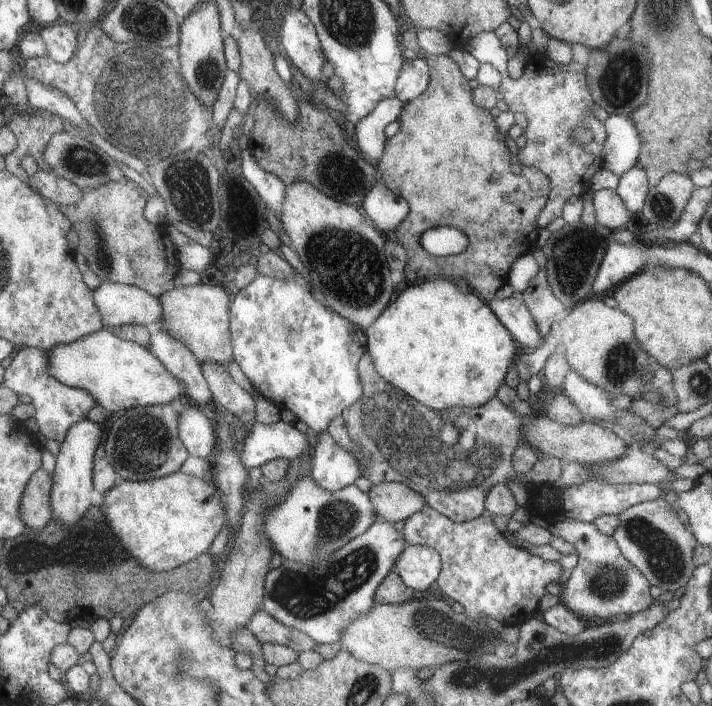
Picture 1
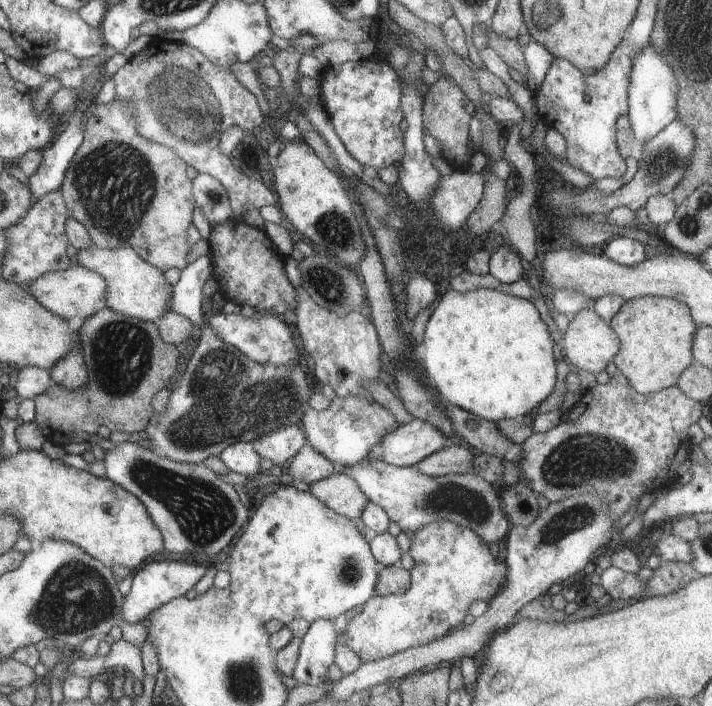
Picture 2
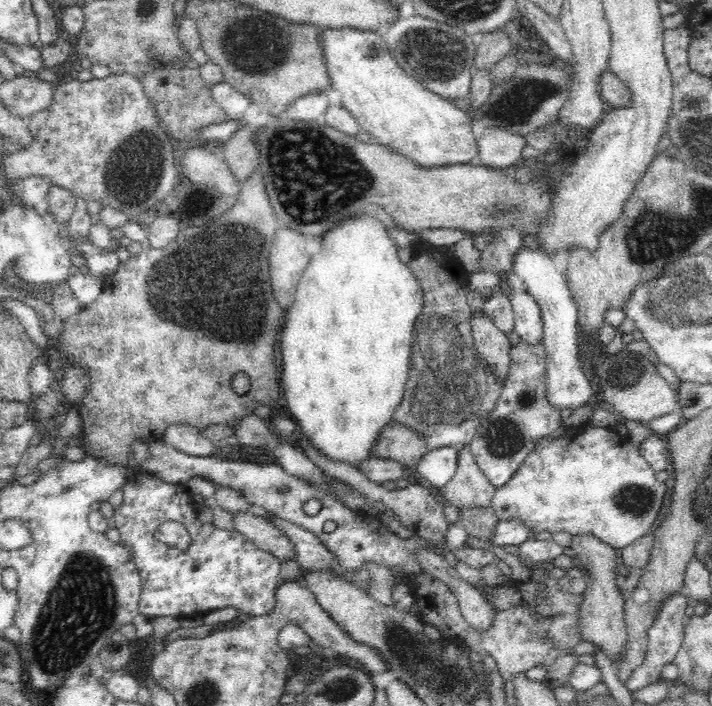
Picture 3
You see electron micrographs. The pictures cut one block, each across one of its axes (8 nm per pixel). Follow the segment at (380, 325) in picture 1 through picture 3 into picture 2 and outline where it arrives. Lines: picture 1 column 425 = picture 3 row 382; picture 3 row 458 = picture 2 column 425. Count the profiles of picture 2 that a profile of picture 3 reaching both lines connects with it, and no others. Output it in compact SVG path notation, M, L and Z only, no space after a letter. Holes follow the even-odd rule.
M448 289L425 326L420 354L427 376L437 387L442 400L496 423L532 414L530 410L534 410L555 389L556 360L552 338L538 310L528 299L494 289L463 293Z

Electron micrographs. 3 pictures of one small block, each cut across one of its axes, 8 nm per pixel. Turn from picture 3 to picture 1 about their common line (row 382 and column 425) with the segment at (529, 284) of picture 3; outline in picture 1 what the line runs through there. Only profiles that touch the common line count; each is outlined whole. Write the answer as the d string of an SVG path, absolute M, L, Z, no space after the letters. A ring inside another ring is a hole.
M407 545L393 568L404 583L413 590L428 590L443 571L441 555L437 549L422 545Z

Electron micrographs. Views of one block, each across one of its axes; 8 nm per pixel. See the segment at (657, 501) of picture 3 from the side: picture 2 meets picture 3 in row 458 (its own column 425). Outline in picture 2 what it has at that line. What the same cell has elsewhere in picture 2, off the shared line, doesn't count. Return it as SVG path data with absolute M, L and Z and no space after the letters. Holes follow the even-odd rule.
M437 520L418 529L411 538L409 550L414 560L410 571L412 586L399 595L374 595L364 604L362 612L348 620L343 634L347 648L356 653L362 663L388 658L412 647L421 647L462 626L472 602L484 600L489 603L505 586L509 566L505 560L497 560L490 552L489 544L474 529L460 526L449 520Z

